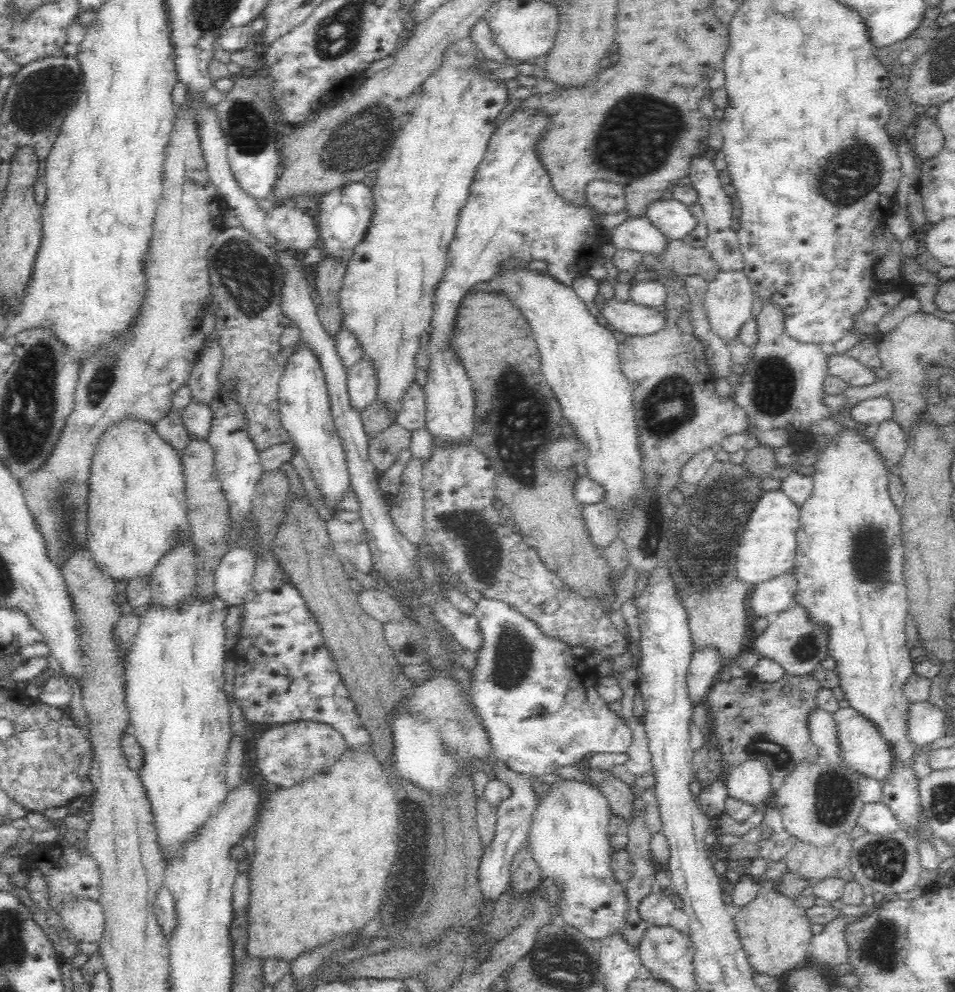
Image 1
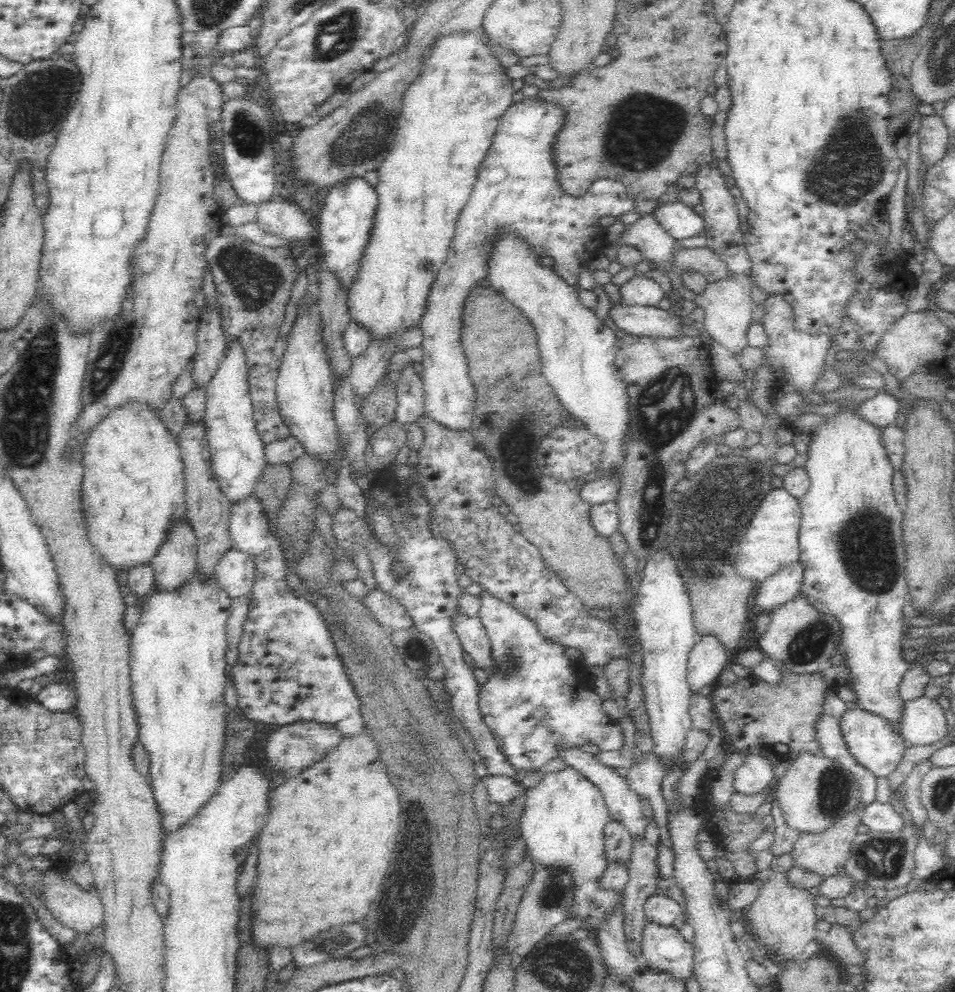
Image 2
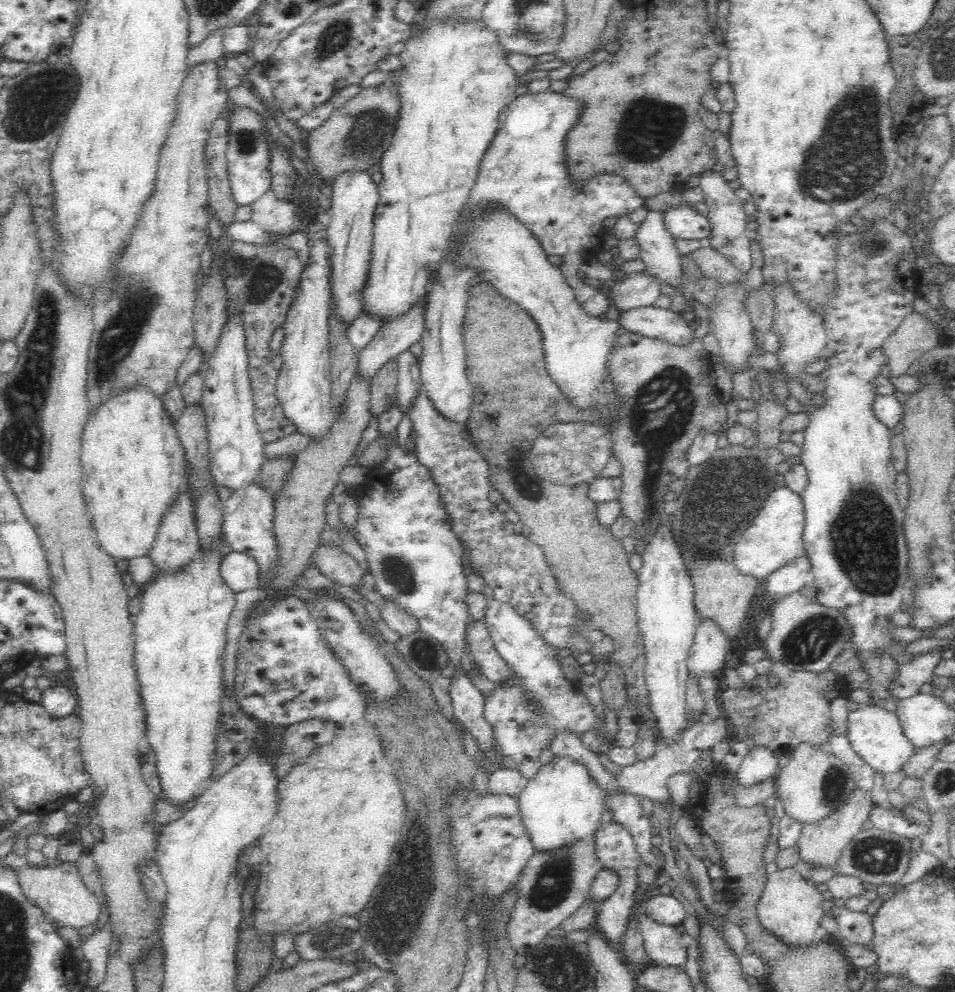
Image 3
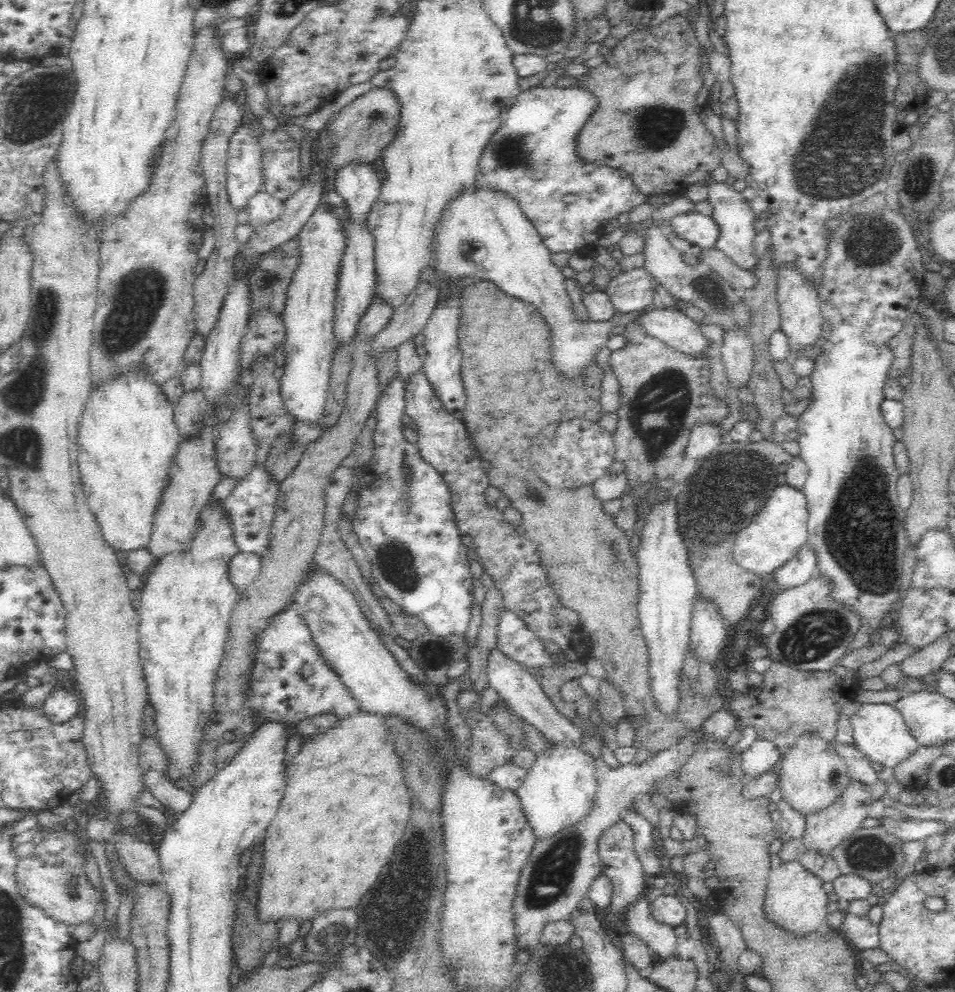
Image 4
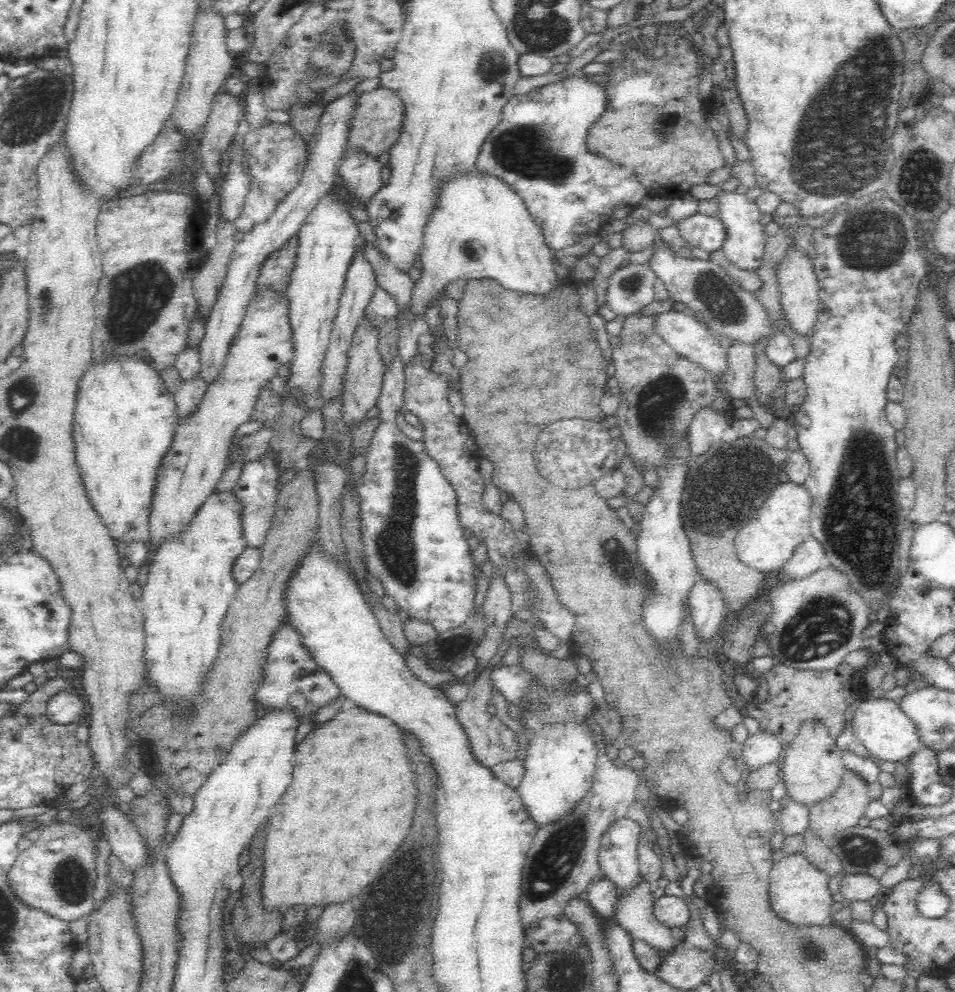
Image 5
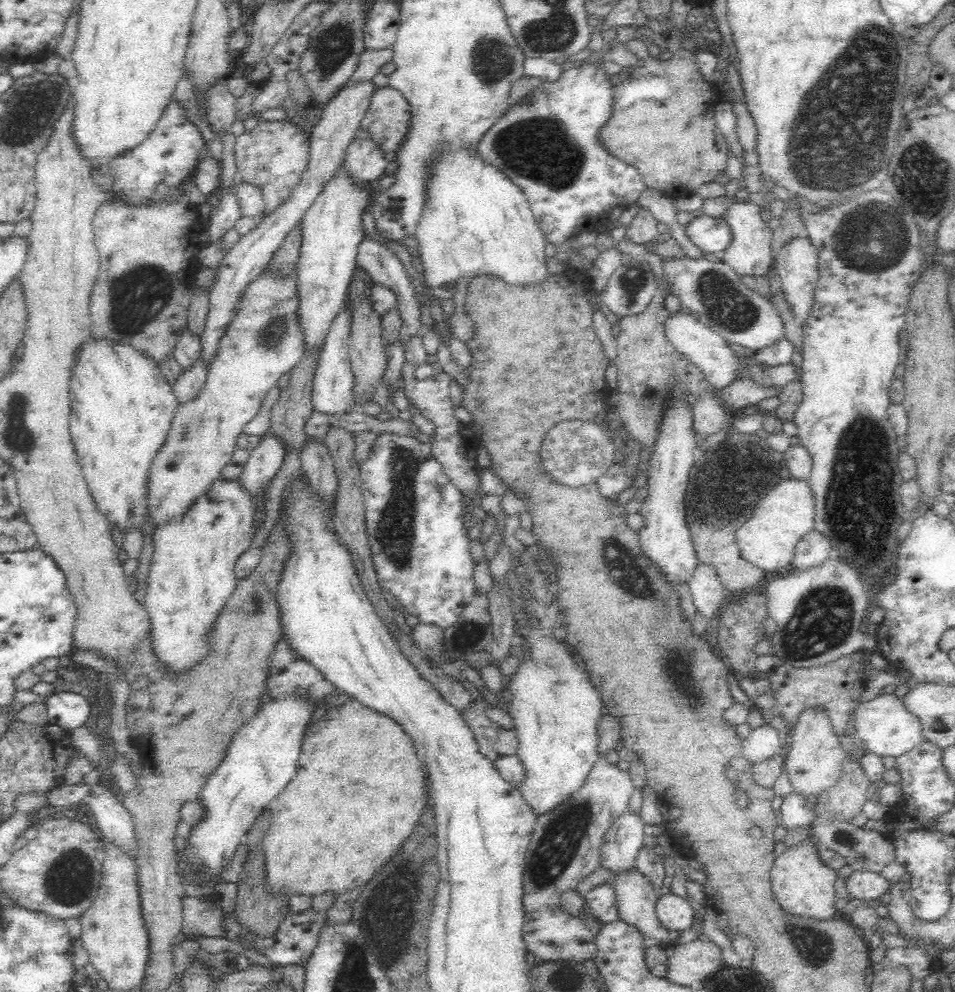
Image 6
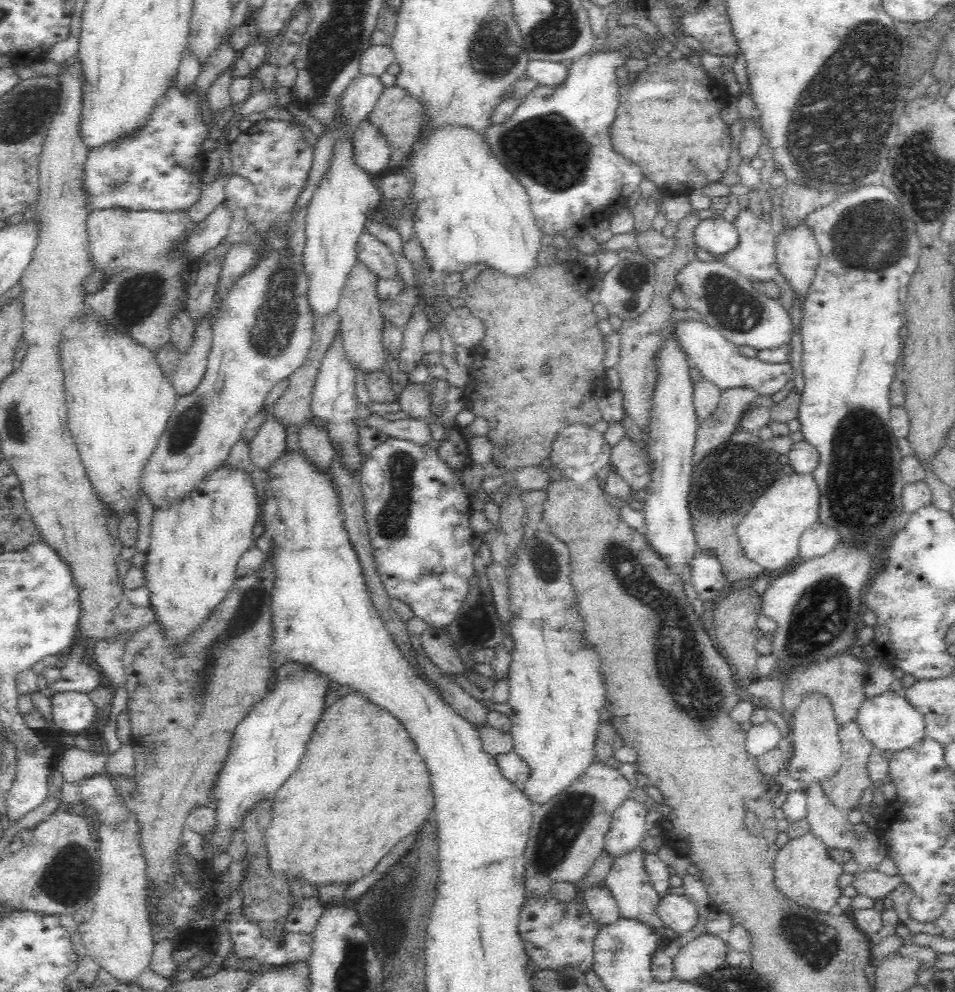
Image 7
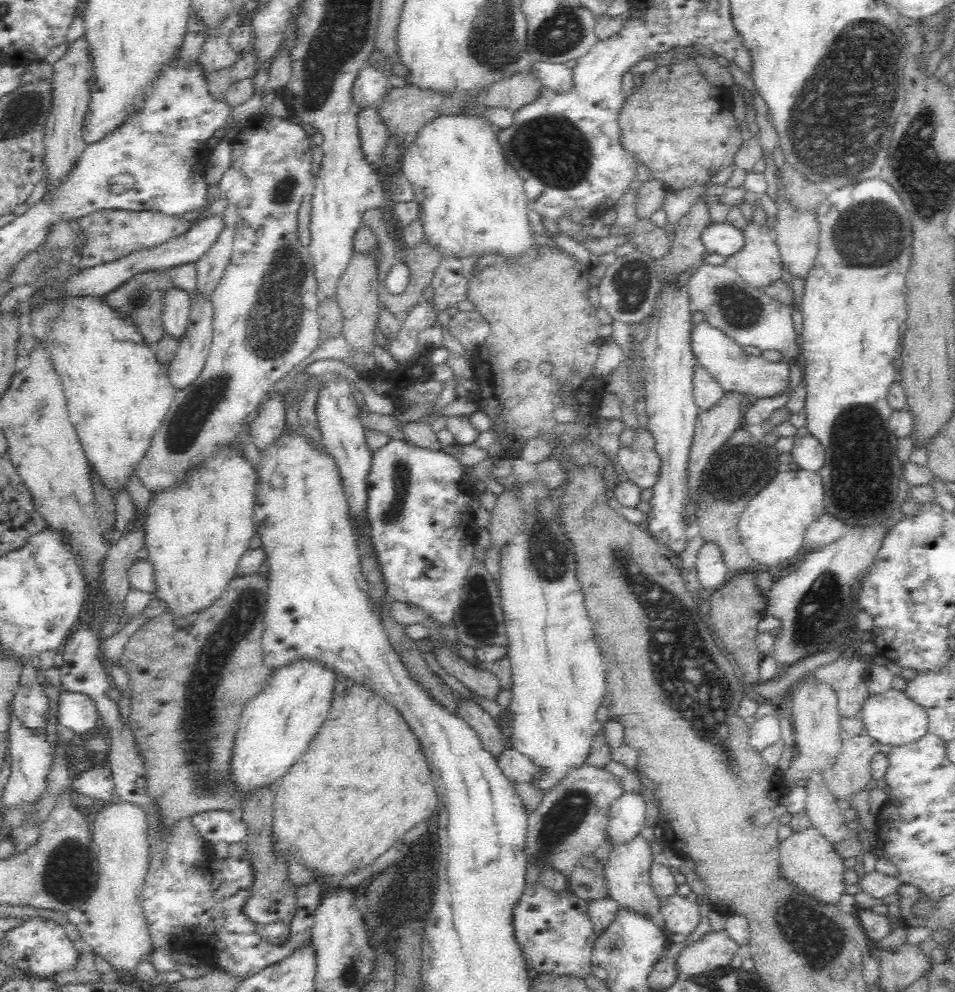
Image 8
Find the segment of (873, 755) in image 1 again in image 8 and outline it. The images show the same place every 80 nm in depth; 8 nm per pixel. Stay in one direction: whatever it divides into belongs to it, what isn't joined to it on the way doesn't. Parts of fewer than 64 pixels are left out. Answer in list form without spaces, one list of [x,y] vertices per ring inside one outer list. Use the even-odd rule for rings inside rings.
[[[890,689],[872,695],[863,704],[859,715],[870,736],[883,745],[898,746],[924,736],[928,728],[928,713],[922,705],[910,698],[903,689]]]

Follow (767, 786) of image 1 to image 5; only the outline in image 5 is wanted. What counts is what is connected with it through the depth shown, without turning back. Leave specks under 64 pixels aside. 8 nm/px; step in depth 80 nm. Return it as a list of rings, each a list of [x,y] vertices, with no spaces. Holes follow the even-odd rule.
[[[758,729],[755,734],[743,743],[742,758],[750,770],[761,767],[763,764],[782,759],[784,744],[780,738],[768,729]]]

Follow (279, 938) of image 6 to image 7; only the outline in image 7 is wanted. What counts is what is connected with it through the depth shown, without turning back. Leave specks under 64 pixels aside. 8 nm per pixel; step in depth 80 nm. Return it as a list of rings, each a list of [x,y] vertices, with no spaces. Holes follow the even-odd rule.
[[[182,840],[178,843],[178,846],[176,846],[176,853],[178,853],[178,856],[188,856],[188,858],[192,858],[192,864],[196,864],[196,866],[198,866],[198,870],[200,870],[200,884],[190,884],[190,882],[188,882],[188,876],[186,876],[186,872],[182,870],[182,866],[180,866],[180,862],[178,862],[177,859],[173,864],[173,871],[171,872],[172,878],[168,878],[166,882],[162,882],[162,884],[158,884],[158,886],[155,886],[155,882],[150,882],[150,886],[147,886],[147,917],[150,921],[151,935],[155,943],[162,942],[162,940],[171,940],[173,942],[174,948],[180,948],[180,946],[184,946],[184,944],[188,946],[188,944],[196,942],[196,944],[200,946],[201,950],[208,952],[208,954],[212,956],[215,956],[216,953],[210,948],[214,942],[218,942],[218,932],[220,932],[222,928],[212,928],[212,918],[214,918],[217,923],[222,920],[222,926],[226,924],[226,930],[228,930],[228,934],[230,934],[230,944],[232,944],[232,948],[230,948],[230,955],[227,958],[234,958],[234,962],[248,963],[246,964],[245,968],[247,972],[255,972],[254,968],[252,968],[252,964],[256,964],[256,966],[282,966],[282,964],[286,964],[286,962],[294,962],[294,960],[309,960],[312,952],[311,938],[313,937],[314,927],[316,926],[319,914],[323,909],[322,902],[318,900],[317,888],[315,890],[315,894],[310,894],[310,896],[302,896],[302,898],[300,898],[300,920],[288,920],[288,922],[286,922],[286,940],[280,940],[279,937],[277,940],[266,935],[266,933],[261,932],[262,930],[260,929],[260,924],[256,920],[252,920],[242,914],[242,904],[244,904],[242,882],[244,882],[244,876],[246,876],[246,865],[244,864],[244,861],[233,861],[230,862],[230,864],[227,864],[225,869],[222,869],[221,871],[214,871],[214,867],[212,867],[211,861],[209,863],[201,863],[200,860],[194,860],[194,858],[188,854],[188,850],[186,850],[186,842]],[[200,920],[202,920],[202,922],[204,922],[204,920],[208,920],[208,926],[210,926],[210,928],[208,928],[208,926],[206,926],[206,928],[198,928],[198,922],[200,922]]]

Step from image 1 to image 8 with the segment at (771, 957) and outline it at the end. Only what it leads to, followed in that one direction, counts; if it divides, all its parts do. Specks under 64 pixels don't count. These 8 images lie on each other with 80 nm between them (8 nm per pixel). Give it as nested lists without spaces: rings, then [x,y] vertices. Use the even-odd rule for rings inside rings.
[[[814,826],[806,830],[793,831],[786,840],[781,842],[781,870],[787,878],[797,884],[801,890],[813,894],[821,902],[839,904],[840,897],[846,893],[844,882],[844,858],[835,850],[835,844]]]

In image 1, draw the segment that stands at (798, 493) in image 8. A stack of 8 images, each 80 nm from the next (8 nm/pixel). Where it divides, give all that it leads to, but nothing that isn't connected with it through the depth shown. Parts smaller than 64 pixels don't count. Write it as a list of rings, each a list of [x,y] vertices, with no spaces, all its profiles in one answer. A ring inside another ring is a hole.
[[[781,489],[762,494],[754,514],[744,530],[735,569],[738,578],[748,584],[758,584],[792,569],[796,562],[796,532],[800,526],[800,507]]]

